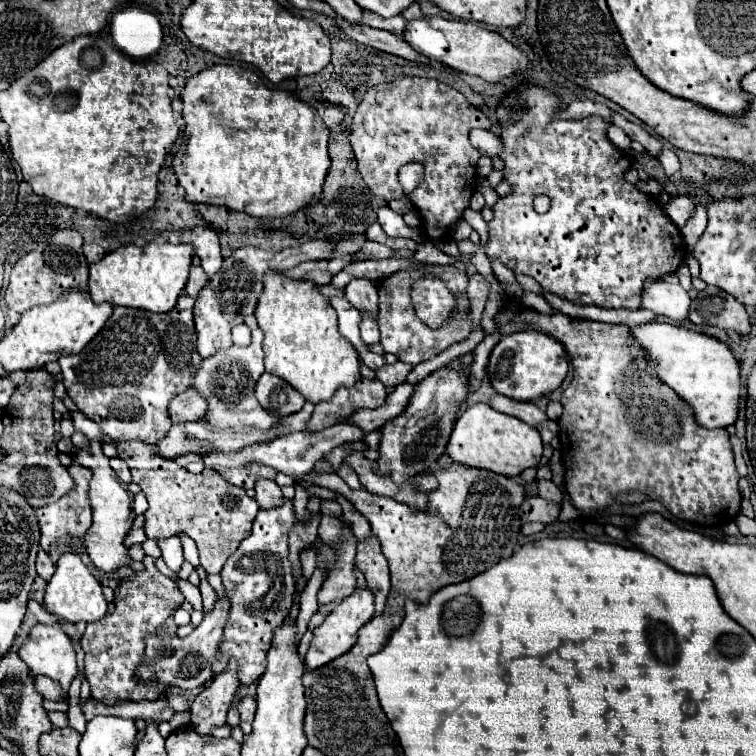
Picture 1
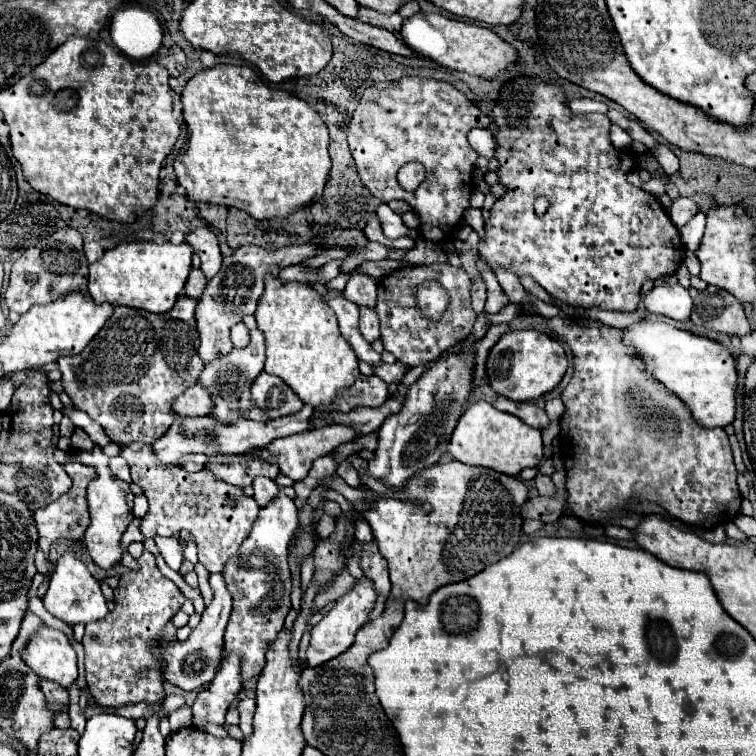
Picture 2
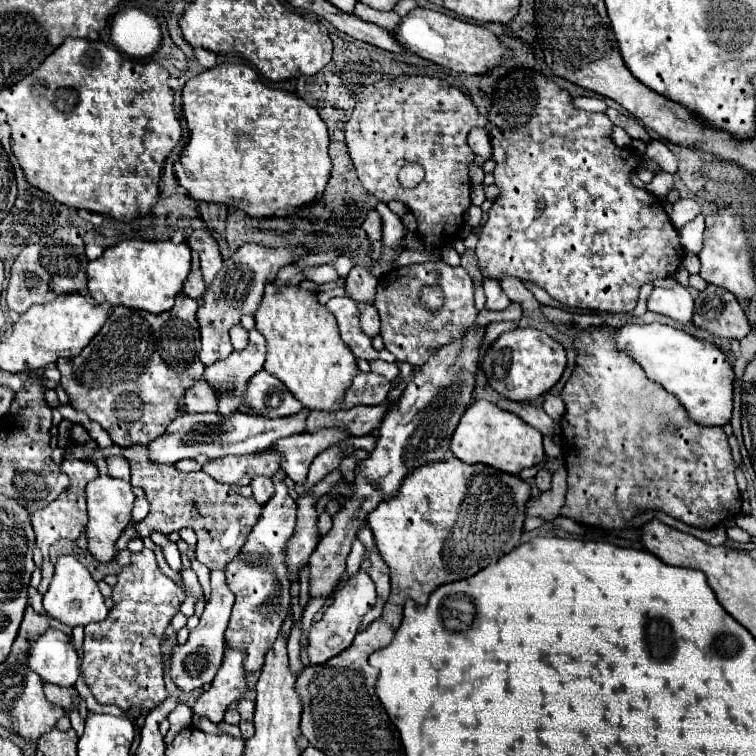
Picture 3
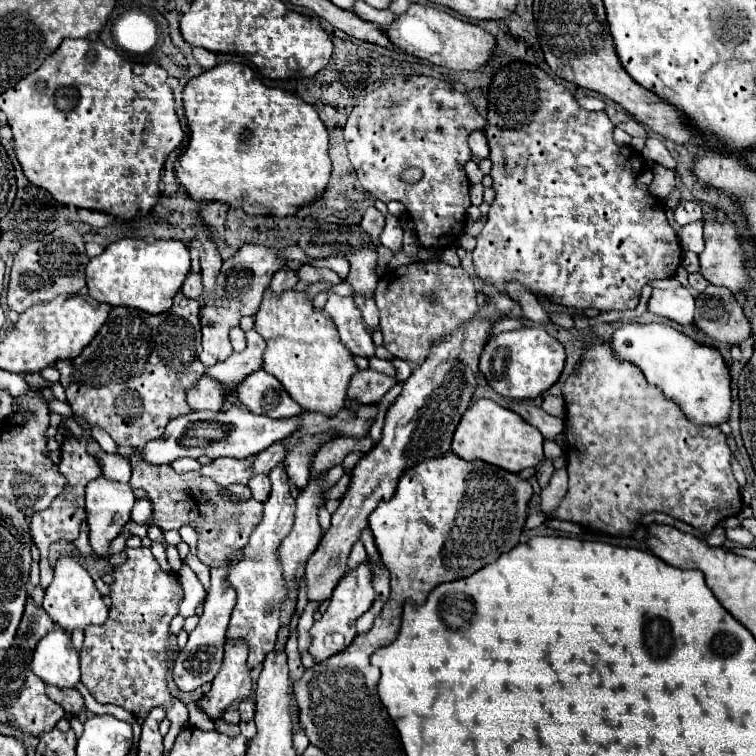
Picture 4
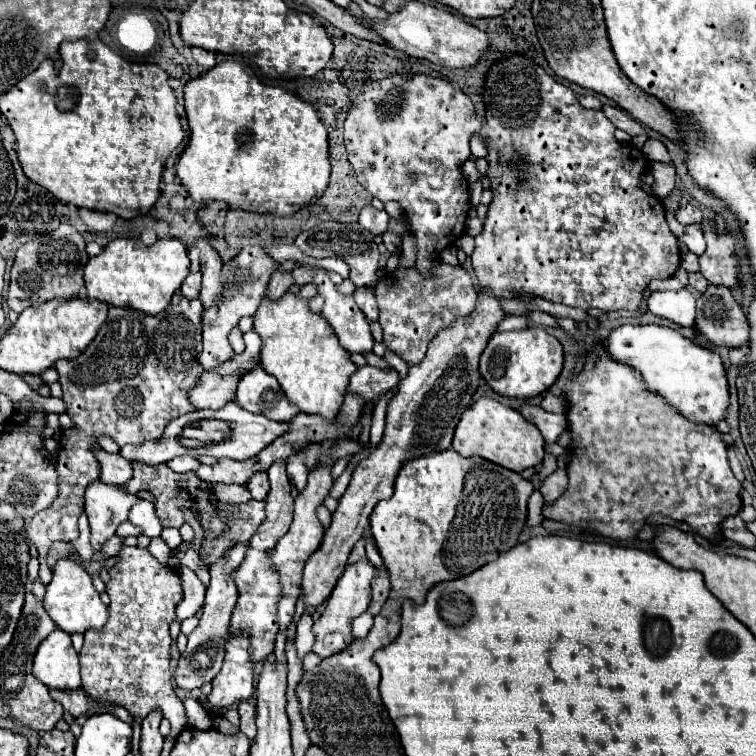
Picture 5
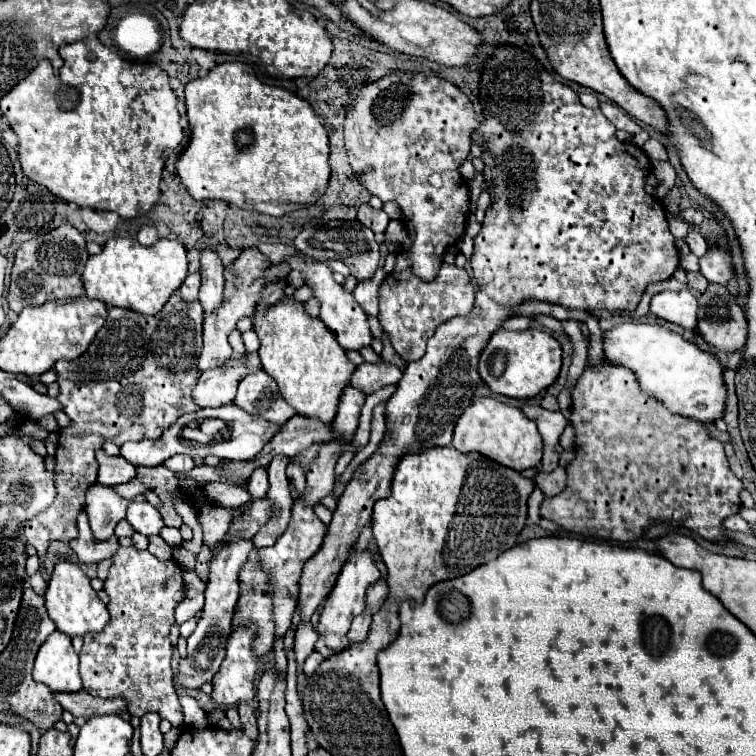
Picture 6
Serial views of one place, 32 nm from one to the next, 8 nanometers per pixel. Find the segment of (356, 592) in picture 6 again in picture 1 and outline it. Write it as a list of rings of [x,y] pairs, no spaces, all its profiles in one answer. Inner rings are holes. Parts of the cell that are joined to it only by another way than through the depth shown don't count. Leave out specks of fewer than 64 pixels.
[[[356,588],[350,596],[346,596],[328,616],[326,620],[314,628],[314,638],[310,642],[310,650],[306,654],[306,668],[318,668],[324,666],[328,662],[332,662],[334,658],[338,658],[340,654],[348,652],[354,644],[356,644],[356,634],[358,630],[372,618],[374,614],[374,594],[370,588]]]

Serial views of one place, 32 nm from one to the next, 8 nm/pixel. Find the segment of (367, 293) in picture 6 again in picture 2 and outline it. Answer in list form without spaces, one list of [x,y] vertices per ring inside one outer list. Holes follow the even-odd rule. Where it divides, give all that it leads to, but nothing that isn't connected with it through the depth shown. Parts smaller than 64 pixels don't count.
[[[360,306],[360,332],[364,338],[368,338],[368,342],[374,342],[376,338],[380,338],[380,326],[378,324],[380,322],[378,322],[374,308]]]

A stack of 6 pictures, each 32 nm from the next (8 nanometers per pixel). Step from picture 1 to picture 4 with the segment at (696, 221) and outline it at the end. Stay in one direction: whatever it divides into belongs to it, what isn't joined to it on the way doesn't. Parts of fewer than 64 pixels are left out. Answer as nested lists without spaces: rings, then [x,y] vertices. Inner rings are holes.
[[[698,220],[696,224],[688,224],[682,228],[680,232],[680,242],[686,250],[700,254],[704,250],[704,238],[702,238],[702,220]]]

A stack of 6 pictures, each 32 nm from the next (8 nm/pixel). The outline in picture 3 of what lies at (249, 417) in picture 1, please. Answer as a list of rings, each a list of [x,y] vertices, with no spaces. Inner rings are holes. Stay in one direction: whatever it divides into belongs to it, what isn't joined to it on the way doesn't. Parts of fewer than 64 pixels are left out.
[[[258,330],[248,332],[248,346],[242,352],[232,352],[226,360],[220,360],[212,366],[206,366],[202,380],[210,380],[210,384],[220,390],[220,408],[222,416],[228,416],[232,408],[242,408],[242,412],[252,412],[244,404],[244,384],[248,376],[262,370],[264,364],[266,342]]]

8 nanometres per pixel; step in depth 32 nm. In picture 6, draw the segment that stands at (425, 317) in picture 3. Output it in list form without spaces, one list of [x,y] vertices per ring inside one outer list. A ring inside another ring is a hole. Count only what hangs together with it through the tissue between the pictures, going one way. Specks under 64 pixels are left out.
[[[444,264],[432,282],[422,282],[410,270],[388,274],[380,286],[380,324],[390,334],[392,346],[406,362],[418,360],[426,352],[426,342],[440,326],[454,316],[468,314],[474,308],[474,286],[466,270]]]

